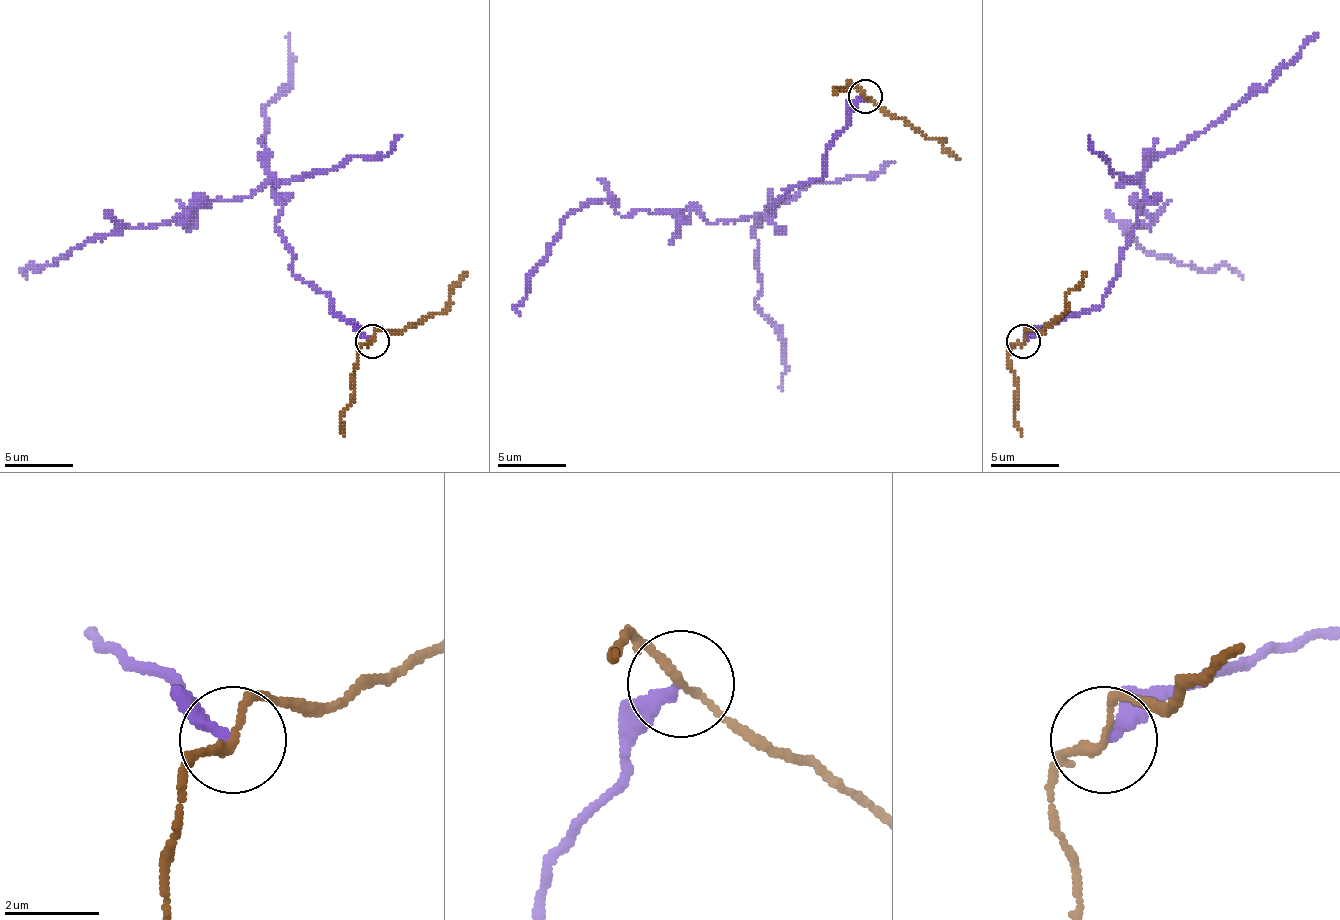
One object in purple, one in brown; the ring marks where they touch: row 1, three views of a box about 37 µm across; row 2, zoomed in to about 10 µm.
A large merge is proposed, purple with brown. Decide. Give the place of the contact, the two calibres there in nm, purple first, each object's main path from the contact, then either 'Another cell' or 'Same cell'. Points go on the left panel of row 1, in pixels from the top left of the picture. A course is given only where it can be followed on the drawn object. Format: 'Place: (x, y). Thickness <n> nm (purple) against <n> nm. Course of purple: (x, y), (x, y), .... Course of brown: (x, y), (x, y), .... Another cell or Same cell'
Place: (372, 341). Thickness 240 nm (purple) against 160 nm. Course of purple: (371, 340), (292, 272), (269, 183), (91, 238), (30, 265), (27, 279). Course of brown: (371, 340), (378, 330), (402, 330), (439, 313), (466, 272). Another cell

